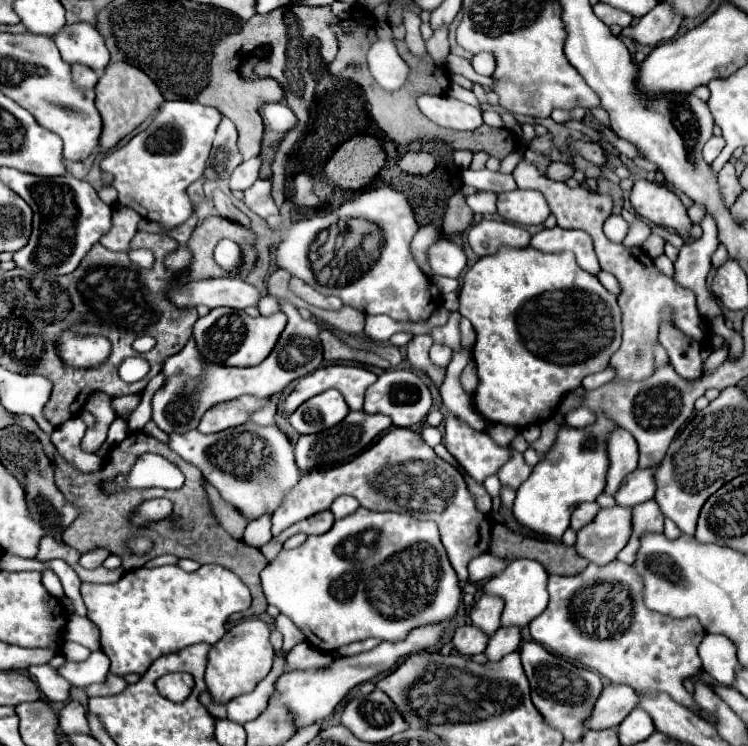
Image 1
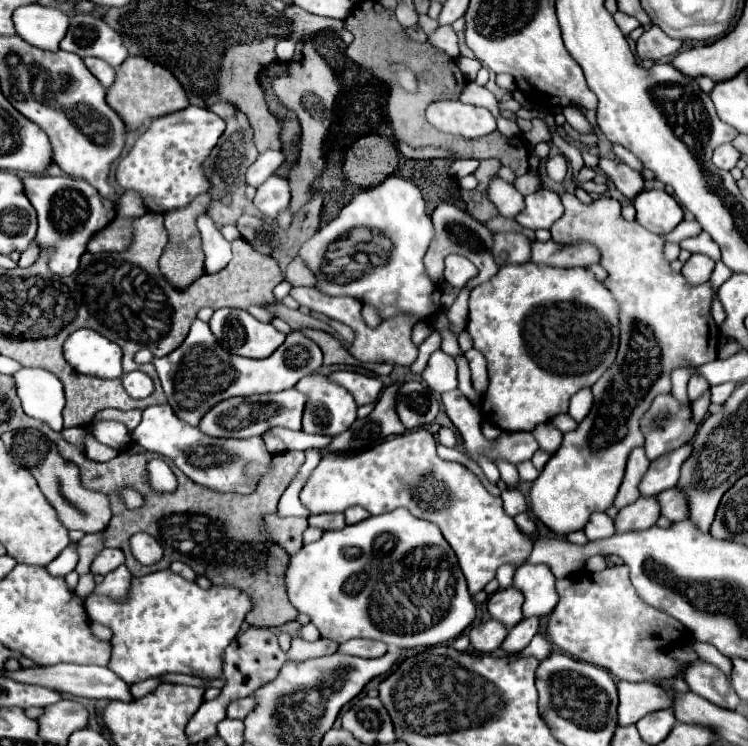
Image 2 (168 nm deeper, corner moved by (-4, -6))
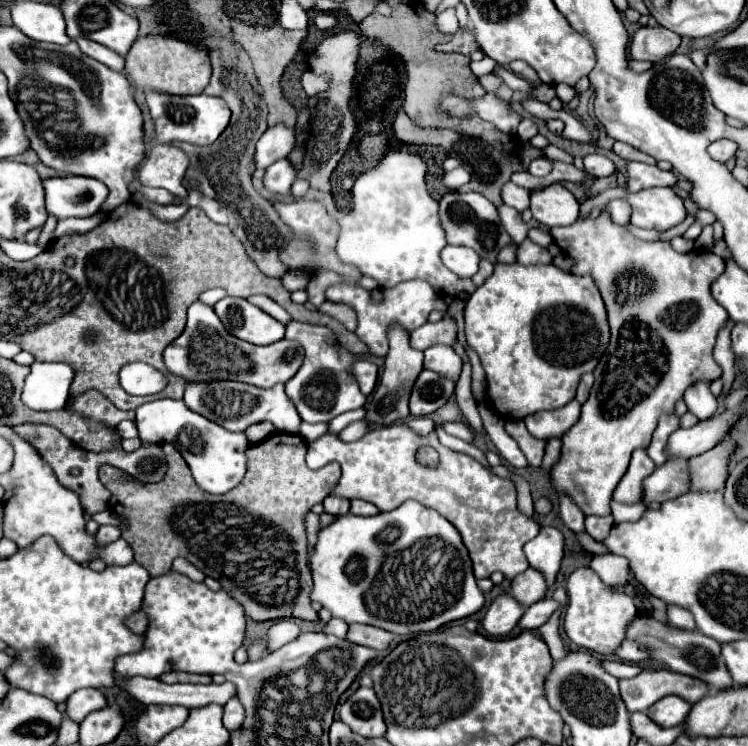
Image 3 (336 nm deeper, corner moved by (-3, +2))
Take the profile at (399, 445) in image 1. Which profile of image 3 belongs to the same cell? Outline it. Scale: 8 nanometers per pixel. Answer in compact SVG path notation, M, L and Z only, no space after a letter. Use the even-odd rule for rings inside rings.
M392 424L374 428L356 442L344 442L338 434L324 434L308 444L308 468L326 466L332 460L342 466L342 478L332 492L334 496L368 500L376 504L380 512L390 512L408 498L418 500L428 508L438 508L438 512L446 516L462 534L476 578L488 578L492 572L502 572L508 580L512 580L516 574L530 568L522 548L540 532L540 522L518 510L514 484L486 470L472 456L452 452L442 446L436 432L420 438L404 424ZM422 444L438 450L438 468L426 468L416 462L414 454Z

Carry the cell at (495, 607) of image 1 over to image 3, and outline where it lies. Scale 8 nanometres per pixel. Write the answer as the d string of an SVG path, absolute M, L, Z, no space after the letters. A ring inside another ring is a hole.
M528 568L526 572L518 574L510 584L510 594L524 606L530 606L536 600L544 598L546 590L548 590L548 586L546 586L544 574L534 568Z

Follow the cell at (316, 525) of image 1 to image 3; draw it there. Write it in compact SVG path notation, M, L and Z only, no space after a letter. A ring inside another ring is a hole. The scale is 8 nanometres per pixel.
M328 496L324 500L324 508L328 514L336 514L336 516L342 516L342 514L348 514L350 510L350 500L348 498L340 498L340 496Z

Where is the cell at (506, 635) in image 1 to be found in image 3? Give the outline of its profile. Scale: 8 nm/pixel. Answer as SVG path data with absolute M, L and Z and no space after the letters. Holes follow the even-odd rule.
M548 596L548 600L538 600L536 604L532 604L524 616L520 618L518 626L522 630L538 630L544 622L548 622L548 618L560 608L560 604Z

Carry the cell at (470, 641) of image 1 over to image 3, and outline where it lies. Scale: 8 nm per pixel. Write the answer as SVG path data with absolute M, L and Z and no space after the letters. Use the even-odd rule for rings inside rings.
M504 592L490 604L482 626L490 636L508 636L524 612L526 608L520 602L516 602L516 598L512 598L508 592Z

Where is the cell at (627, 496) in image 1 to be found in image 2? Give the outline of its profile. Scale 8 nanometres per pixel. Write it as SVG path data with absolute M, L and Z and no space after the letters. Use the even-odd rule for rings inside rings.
M681 446L651 462L647 474L641 478L641 484L639 484L641 496L651 498L661 494L661 490L669 490L671 486L675 486L679 480L679 468L683 460L689 456L689 452L691 452L689 446Z

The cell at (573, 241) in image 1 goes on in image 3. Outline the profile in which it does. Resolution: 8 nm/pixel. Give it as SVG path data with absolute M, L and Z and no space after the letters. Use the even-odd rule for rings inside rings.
M528 238L516 248L516 258L524 266L528 266L528 264L550 264L552 262L552 256L548 254L548 250L530 242Z

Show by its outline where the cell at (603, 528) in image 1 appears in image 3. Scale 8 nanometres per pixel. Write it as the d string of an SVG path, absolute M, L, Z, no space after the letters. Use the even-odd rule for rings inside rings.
M676 458L676 462L666 462L664 466L656 468L644 480L644 504L652 502L666 502L690 490L690 472L688 462L684 458Z

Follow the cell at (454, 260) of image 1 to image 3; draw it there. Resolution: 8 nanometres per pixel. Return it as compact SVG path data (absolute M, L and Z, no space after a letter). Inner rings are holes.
M446 246L442 250L442 262L456 276L470 278L478 272L480 256L474 250L468 250L468 248L462 248L462 246Z

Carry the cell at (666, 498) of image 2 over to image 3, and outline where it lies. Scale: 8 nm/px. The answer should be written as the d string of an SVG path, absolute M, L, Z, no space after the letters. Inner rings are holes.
M722 442L716 448L690 458L692 488L690 490L720 490L730 474L728 458L732 456L732 442Z

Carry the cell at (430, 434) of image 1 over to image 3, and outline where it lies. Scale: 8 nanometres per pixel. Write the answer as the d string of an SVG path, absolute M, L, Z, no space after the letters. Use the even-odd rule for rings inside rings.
M444 422L442 428L444 428L448 434L452 434L452 436L464 440L464 442L474 442L474 432L472 432L472 428L470 428L468 424L464 424L464 422Z

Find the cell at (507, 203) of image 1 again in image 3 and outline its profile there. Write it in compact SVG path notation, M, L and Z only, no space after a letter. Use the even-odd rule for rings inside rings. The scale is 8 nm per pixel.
M562 184L534 190L530 196L532 216L544 226L568 226L578 218L578 200Z

